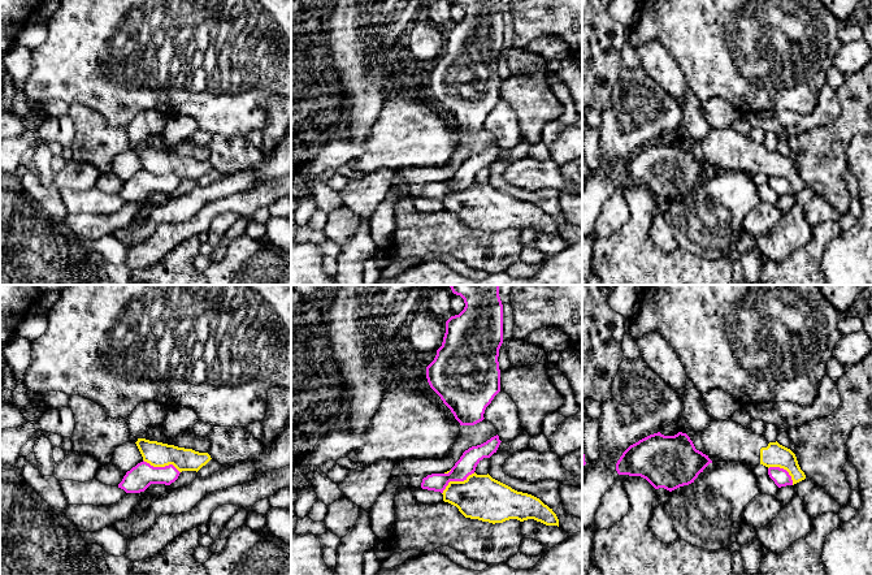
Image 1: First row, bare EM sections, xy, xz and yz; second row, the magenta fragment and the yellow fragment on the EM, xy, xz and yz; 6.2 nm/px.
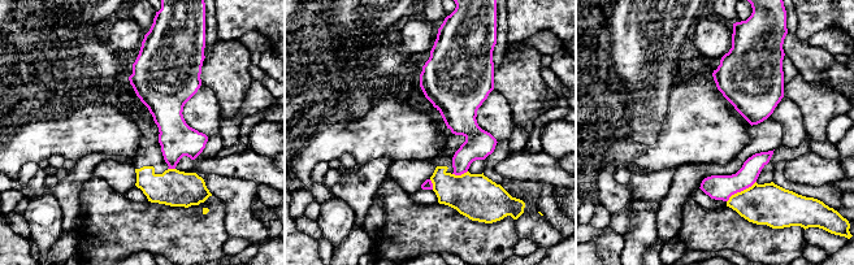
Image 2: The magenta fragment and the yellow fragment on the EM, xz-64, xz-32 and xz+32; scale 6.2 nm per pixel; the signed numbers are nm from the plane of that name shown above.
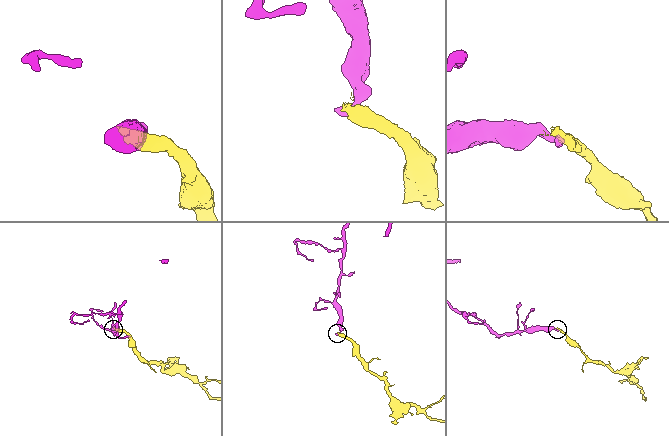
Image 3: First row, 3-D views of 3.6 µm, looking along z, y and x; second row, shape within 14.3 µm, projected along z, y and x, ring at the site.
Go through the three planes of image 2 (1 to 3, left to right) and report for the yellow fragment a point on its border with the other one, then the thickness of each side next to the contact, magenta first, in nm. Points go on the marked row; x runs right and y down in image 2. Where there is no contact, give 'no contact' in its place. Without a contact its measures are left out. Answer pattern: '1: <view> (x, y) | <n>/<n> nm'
1: xz-64 (172, 168) | 220/220 nm
2: xz-32 (459, 174) | 180/280 nm
3: xz+32 (740, 191) | 160/260 nm

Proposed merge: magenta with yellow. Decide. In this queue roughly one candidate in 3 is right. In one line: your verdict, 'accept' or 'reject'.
reject

